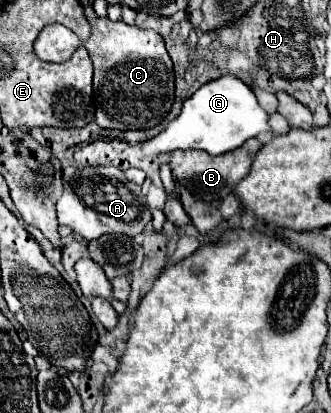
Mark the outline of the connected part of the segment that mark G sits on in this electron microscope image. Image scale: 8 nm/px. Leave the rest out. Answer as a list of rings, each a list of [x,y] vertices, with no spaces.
[[[224,75],[204,83],[182,105],[182,113],[168,123],[168,127],[146,143],[146,151],[170,153],[176,149],[204,149],[212,155],[238,149],[250,137],[270,131],[268,113],[258,105],[252,89],[234,75]]]

